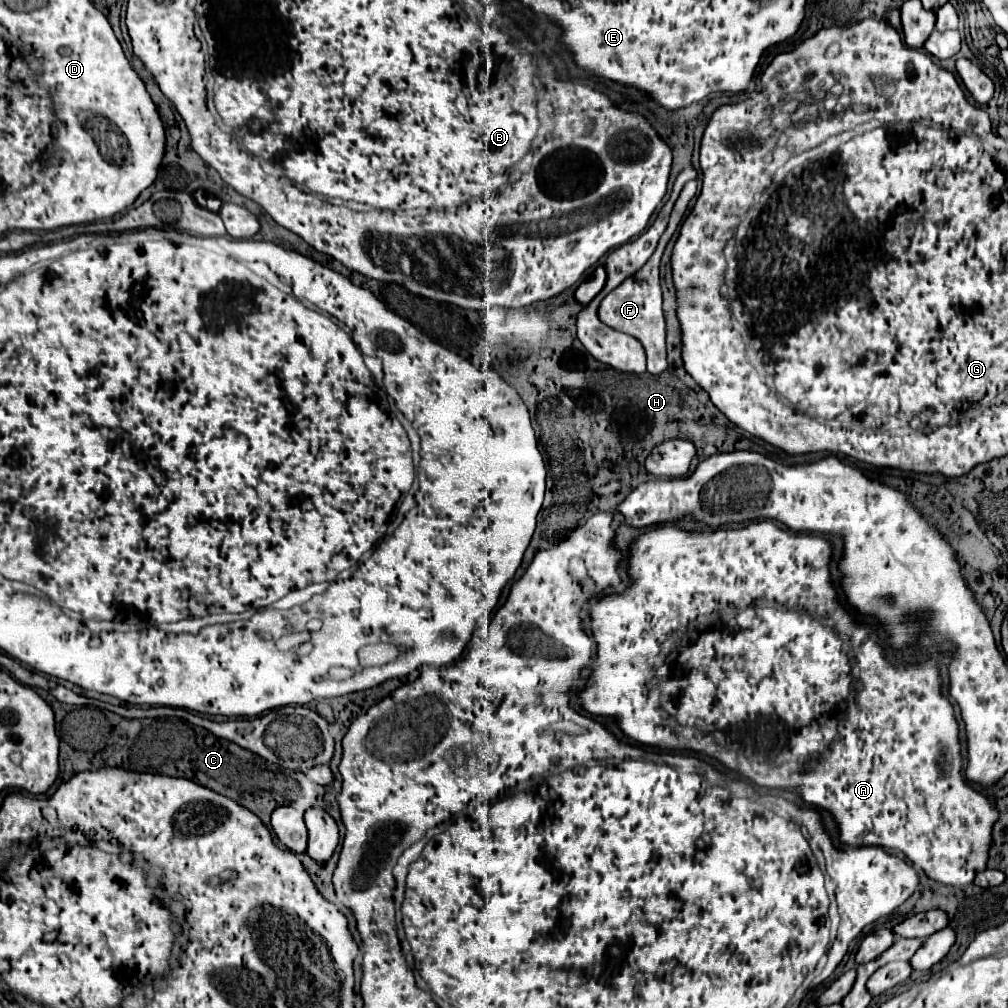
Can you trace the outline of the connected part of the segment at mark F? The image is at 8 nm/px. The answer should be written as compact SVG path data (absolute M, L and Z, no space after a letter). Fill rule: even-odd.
M689 181L677 203L675 203L675 209L671 213L671 221L663 233L663 237L659 239L659 245L655 249L655 253L651 255L651 259L643 265L643 269L639 269L635 275L627 277L617 289L613 289L599 305L599 319L617 329L617 331L623 331L623 333L629 333L633 335L635 339L641 341L641 345L645 347L645 353L647 353L647 371L649 373L661 373L667 369L667 355L665 355L665 319L663 319L663 311L661 311L661 287L659 287L659 261L661 261L661 255L665 251L665 245L669 243L669 239L673 237L673 233L677 231L677 225L681 223L685 211L687 211L687 205L689 201L695 197L697 193L697 181Z

